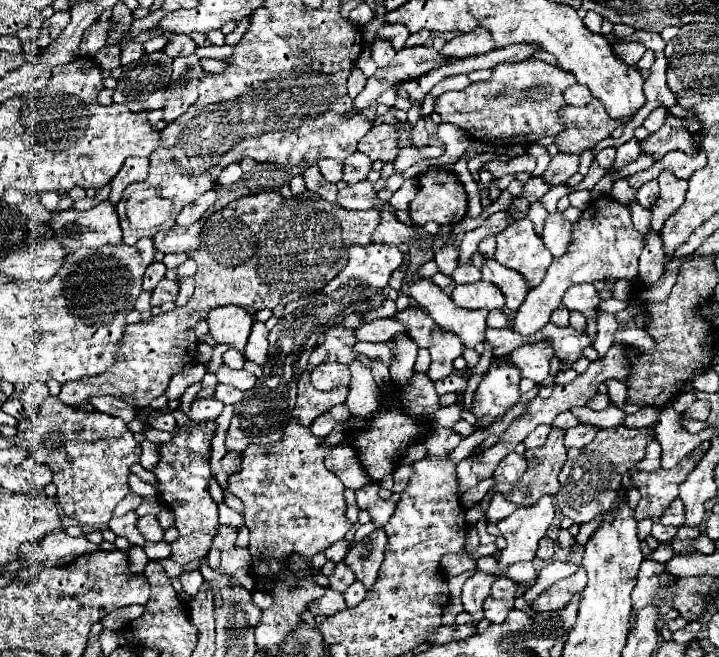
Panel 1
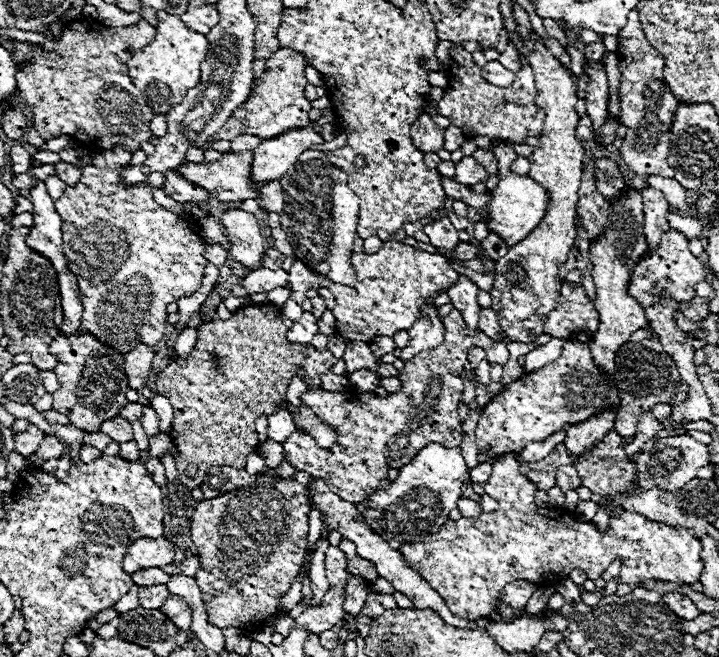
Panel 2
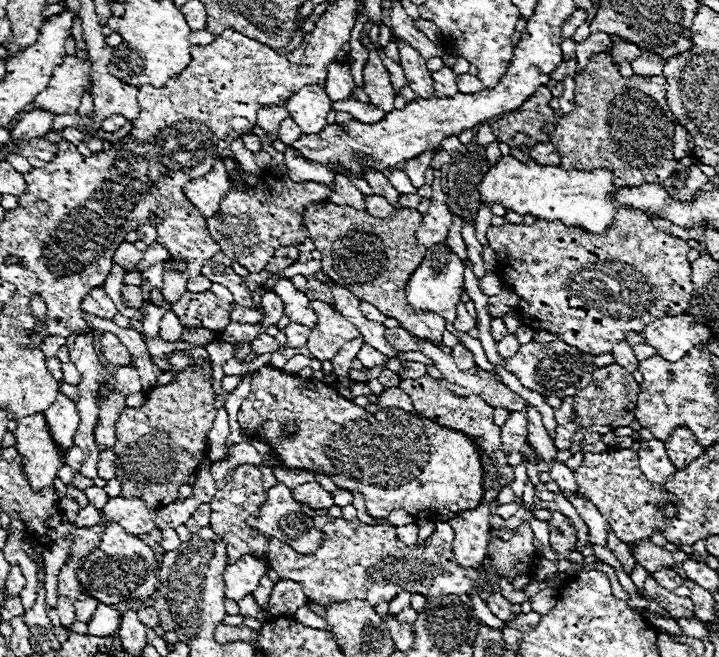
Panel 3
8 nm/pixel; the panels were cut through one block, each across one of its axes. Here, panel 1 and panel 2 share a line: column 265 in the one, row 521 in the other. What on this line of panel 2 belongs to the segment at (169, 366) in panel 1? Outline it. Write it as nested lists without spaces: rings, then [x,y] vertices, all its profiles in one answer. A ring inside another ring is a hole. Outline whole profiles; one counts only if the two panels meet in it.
[[[260,474],[256,484],[248,490],[236,488],[228,494],[212,500],[200,500],[196,504],[190,534],[198,550],[196,554],[200,556],[200,570],[194,578],[200,586],[208,622],[212,626],[220,630],[234,626],[246,632],[254,632],[266,622],[268,616],[278,614],[280,598],[290,590],[306,556],[308,514],[310,502],[300,482],[290,478],[268,478],[264,474]]]

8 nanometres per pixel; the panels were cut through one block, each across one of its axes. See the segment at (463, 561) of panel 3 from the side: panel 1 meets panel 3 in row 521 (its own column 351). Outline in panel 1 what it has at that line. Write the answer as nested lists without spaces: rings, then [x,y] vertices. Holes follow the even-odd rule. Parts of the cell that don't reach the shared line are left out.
[[[348,446],[332,448],[324,458],[324,464],[332,474],[336,474],[342,480],[346,488],[358,490],[370,482],[368,476],[364,476],[364,468],[356,464],[356,452],[352,452],[352,448]]]

